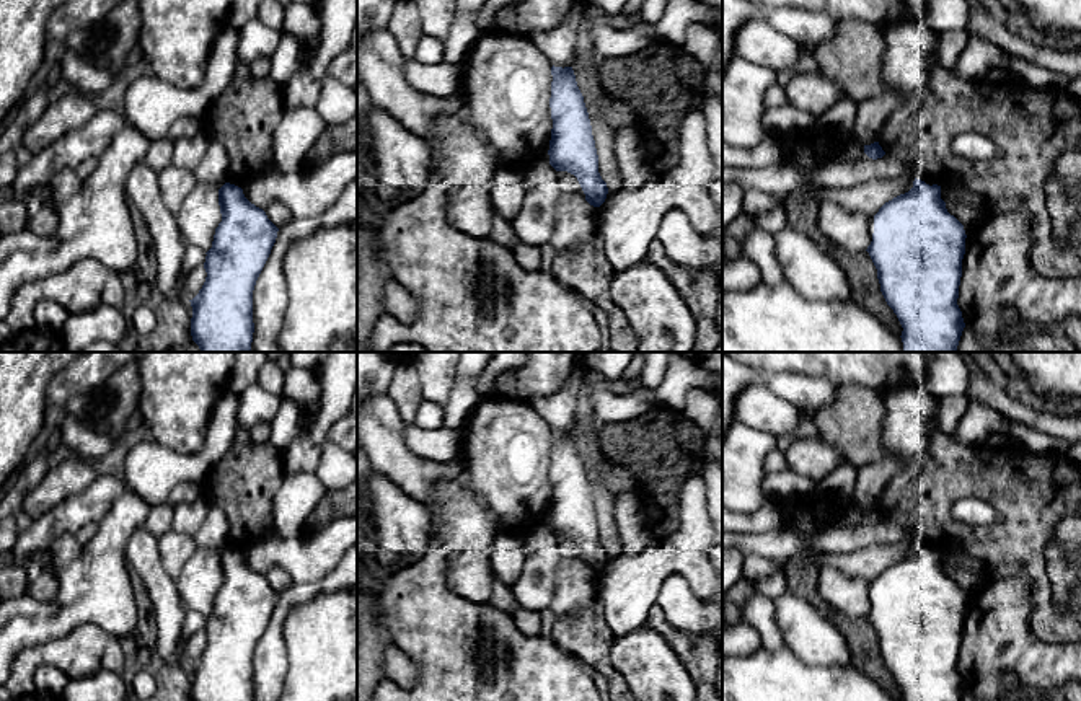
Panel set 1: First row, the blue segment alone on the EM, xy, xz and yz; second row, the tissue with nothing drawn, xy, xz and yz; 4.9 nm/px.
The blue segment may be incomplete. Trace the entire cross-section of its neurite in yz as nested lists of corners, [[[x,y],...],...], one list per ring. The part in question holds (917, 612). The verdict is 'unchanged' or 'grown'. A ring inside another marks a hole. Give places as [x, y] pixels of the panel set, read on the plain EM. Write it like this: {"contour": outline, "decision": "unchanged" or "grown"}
{"contour": [[[916,543],[908,558],[885,567],[874,580],[872,606],[866,616],[877,634],[880,657],[903,693],[902,701],[962,701],[965,688],[957,664],[965,603],[964,590],[947,577],[941,564],[941,551]]], "decision": "unchanged"}

